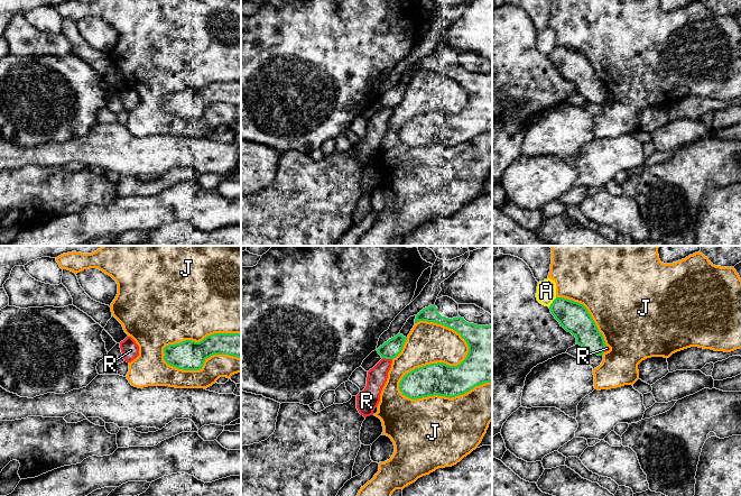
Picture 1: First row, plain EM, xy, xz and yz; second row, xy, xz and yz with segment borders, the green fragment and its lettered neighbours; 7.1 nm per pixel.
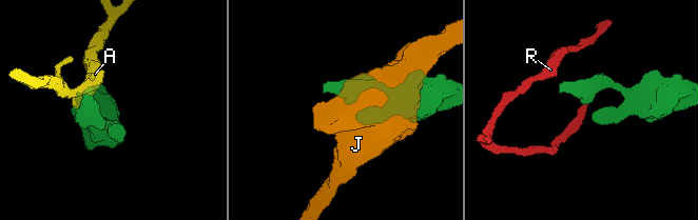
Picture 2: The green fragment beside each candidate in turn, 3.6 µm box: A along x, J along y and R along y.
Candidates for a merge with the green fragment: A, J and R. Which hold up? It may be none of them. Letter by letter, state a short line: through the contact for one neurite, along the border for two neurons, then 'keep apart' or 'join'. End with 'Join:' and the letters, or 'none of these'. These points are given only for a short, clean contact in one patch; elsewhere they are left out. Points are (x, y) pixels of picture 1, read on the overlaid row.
A: join
J: keep apart
R: xz (382, 357), (391, 359) | keep apart
Join: A

